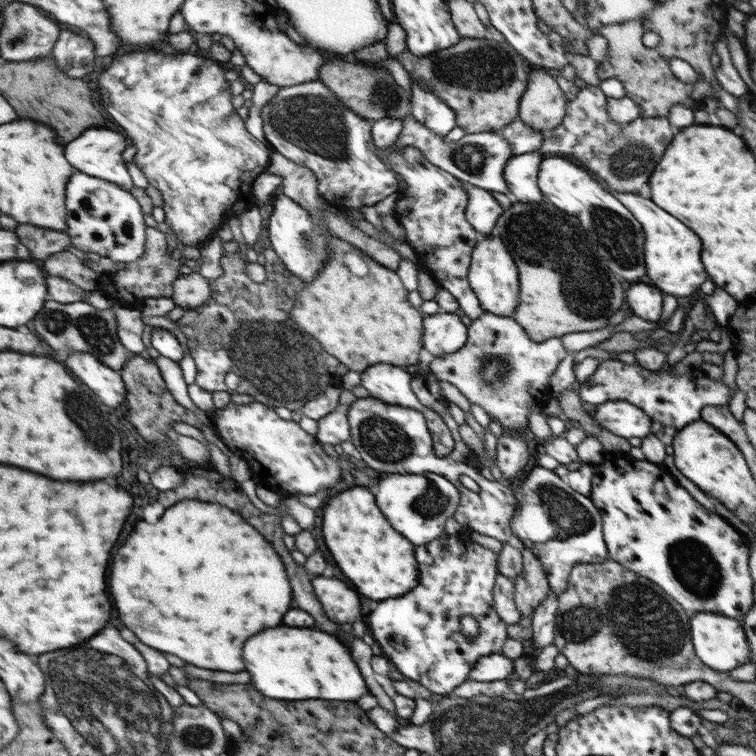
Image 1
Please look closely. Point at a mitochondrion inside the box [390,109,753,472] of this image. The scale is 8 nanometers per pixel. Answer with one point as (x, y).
(618, 238)

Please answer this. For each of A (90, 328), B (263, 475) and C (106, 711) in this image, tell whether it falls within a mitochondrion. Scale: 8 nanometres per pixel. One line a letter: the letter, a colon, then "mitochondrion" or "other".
A: mitochondrion
B: other
C: mitochondrion

